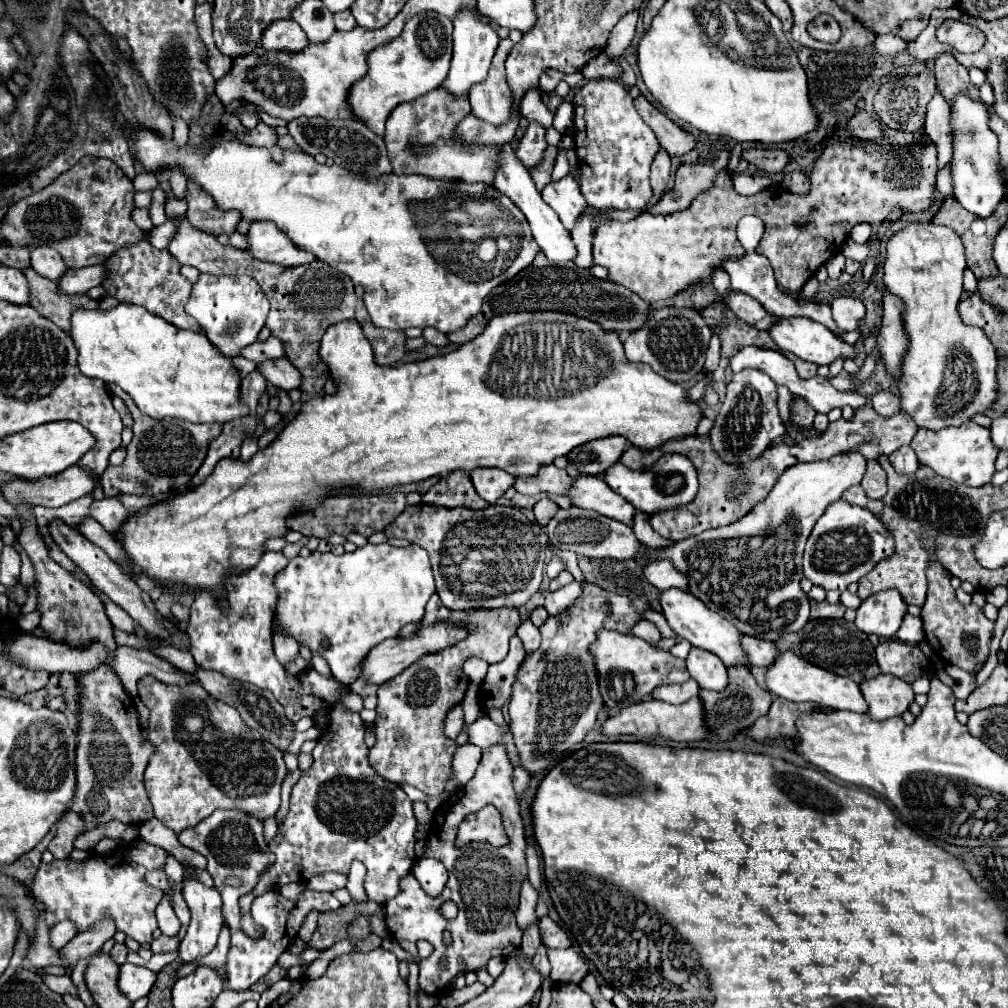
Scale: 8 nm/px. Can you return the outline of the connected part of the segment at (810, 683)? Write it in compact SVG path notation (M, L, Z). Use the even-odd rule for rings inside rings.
M792 651L780 653L778 659L768 667L768 675L766 675L766 683L770 693L774 693L776 697L784 697L788 701L796 701L796 703L816 703L818 707L830 707L830 709L844 709L844 711L856 711L856 713L866 713L868 705L860 693L858 683L854 683L850 677L838 677L834 673L828 673L826 669L820 669L800 657L796 657Z

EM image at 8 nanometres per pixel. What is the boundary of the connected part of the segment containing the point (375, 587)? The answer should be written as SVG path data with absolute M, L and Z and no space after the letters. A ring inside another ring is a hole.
M366 543L354 553L344 553L340 557L316 551L308 559L292 559L288 567L276 577L276 587L280 593L276 619L290 635L294 635L298 643L306 645L310 651L320 653L328 661L334 679L342 685L352 685L360 677L362 661L372 647L376 647L384 639L398 637L398 631L404 625L420 623L424 619L428 599L436 591L430 559L422 547L392 547L386 543Z

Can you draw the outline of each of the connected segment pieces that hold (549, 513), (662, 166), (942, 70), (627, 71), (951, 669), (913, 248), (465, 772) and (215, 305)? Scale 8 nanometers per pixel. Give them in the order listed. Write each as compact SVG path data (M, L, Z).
M540 499L536 505L534 505L534 517L536 517L536 523L540 523L542 527L554 517L554 513L558 511L558 505L556 503L552 503L550 499Z
M660 149L660 153L656 155L654 163L652 163L652 171L650 171L650 185L652 185L652 197L646 205L646 209L650 209L652 205L656 205L656 201L664 195L666 185L670 179L670 157L664 149Z
M944 53L944 55L936 57L936 61L934 61L934 71L936 71L938 91L942 93L942 97L946 99L946 103L948 103L950 107L952 107L952 97L956 97L956 93L962 93L962 91L972 93L972 99L974 99L974 101L980 101L978 87L970 83L968 69L962 67L952 55Z
M618 57L618 59L612 59L612 61L616 61L618 65L622 65L622 69L624 69L624 73L622 73L622 83L626 85L626 87L630 87L630 85L634 85L636 83L636 75L634 75L634 71L630 69L630 65L624 61L624 57Z
M947 665L948 674L956 681L957 687L953 688L953 693L956 699L966 699L974 687L976 687L976 681L974 681L974 675L970 673L964 673L964 669L960 669L954 665Z
M910 223L898 235L888 241L888 255L884 263L884 285L886 289L900 297L906 305L902 309L904 331L910 339L908 349L902 357L902 371L898 379L900 389L900 411L912 415L918 427L924 429L944 429L968 423L974 415L984 413L996 401L996 369L998 355L994 345L988 341L980 327L964 325L960 321L958 303L962 297L962 277L966 269L966 253L960 237L942 225L934 223Z
M464 743L462 747L456 749L454 759L452 759L452 777L448 779L444 791L452 793L456 789L462 789L474 775L478 763L480 763L482 751L470 743Z
M200 275L192 287L190 299L186 303L186 313L192 315L212 345L218 347L226 357L238 357L240 351L258 339L260 329L266 323L270 305L264 297L260 285L252 277L238 275Z

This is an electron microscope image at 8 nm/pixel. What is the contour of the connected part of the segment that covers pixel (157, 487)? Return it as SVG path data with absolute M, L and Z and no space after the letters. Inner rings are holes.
M122 393L120 399L126 403L134 417L134 437L130 445L126 447L128 455L122 465L118 467L108 467L100 483L104 487L106 497L122 495L122 493L134 493L134 495L158 495L158 493L168 493L176 491L184 485L190 483L194 473L200 469L202 461L206 459L208 445L212 439L216 439L222 431L220 423L212 425L196 425L196 423L186 423L182 419L152 419L134 405L134 401L128 397L128 393Z

